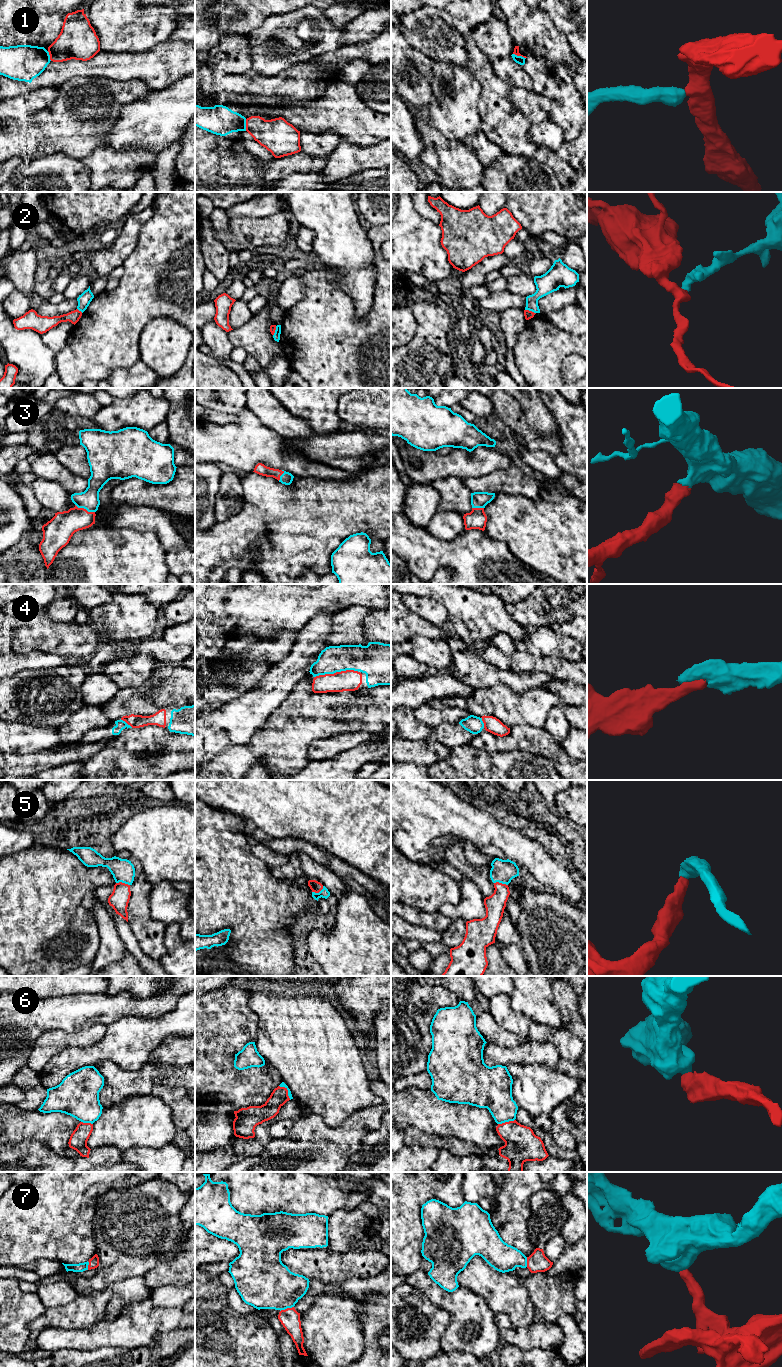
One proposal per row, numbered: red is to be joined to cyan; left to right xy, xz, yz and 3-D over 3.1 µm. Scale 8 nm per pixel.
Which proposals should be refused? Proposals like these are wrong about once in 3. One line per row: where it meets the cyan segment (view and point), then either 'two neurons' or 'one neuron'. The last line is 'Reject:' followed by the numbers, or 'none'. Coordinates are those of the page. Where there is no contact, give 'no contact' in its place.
1: meets cyan in yz at (519, 56); two neurons
2: meets cyan in yz at (530, 310); two neurons
3: meets cyan in xy at (85, 508); one neuron
4: meets cyan in xz at (336, 671); one neuron
5: meets cyan in xy at (123, 882); one neuron
6: meets cyan in xz at (288, 1091); two neurons
7: meets cyan in xz at (286, 1308); two neurons
Reject: 1, 2, 6, 7

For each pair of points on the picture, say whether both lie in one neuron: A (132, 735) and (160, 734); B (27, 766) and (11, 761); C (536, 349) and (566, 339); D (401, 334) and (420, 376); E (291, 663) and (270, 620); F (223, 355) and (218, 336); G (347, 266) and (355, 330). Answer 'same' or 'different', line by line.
A: same
B: same
C: same
D: different
E: different
F: same
G: different

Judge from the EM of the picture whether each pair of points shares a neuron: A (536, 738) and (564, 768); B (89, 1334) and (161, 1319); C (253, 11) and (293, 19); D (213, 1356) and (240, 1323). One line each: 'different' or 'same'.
A: same
B: same
C: different
D: same

